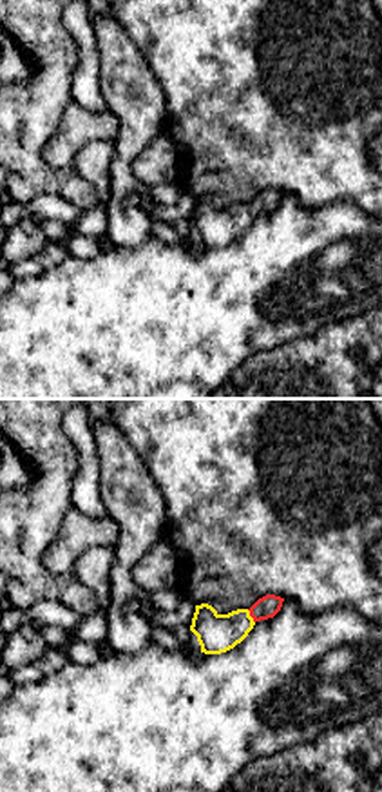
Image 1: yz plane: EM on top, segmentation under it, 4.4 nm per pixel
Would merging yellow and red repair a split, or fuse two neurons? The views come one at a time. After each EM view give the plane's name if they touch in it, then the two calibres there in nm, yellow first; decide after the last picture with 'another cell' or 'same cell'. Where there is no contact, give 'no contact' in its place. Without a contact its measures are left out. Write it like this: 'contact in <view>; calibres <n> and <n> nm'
contact in yz; calibres 180 and 100 nm

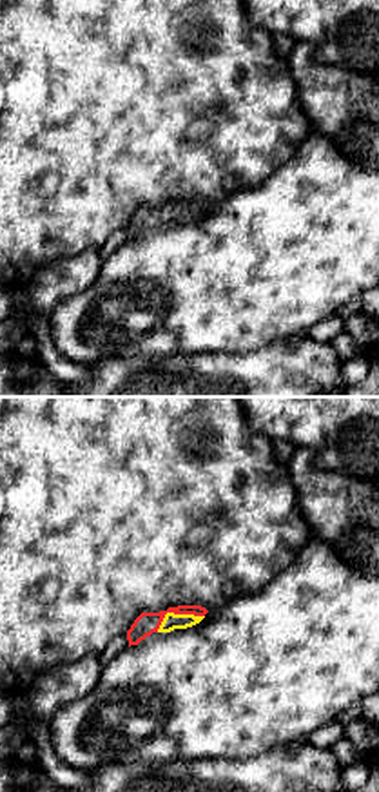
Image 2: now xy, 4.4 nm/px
contact in xy; calibres 70 and 100 nm

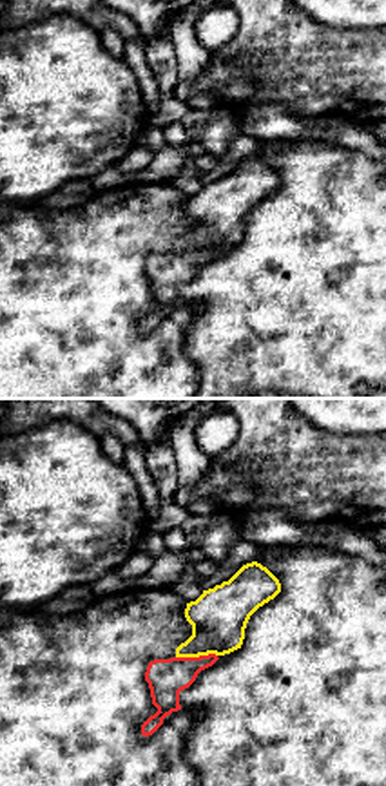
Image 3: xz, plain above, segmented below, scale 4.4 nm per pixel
contact in xz; calibres 240 and 170 nm

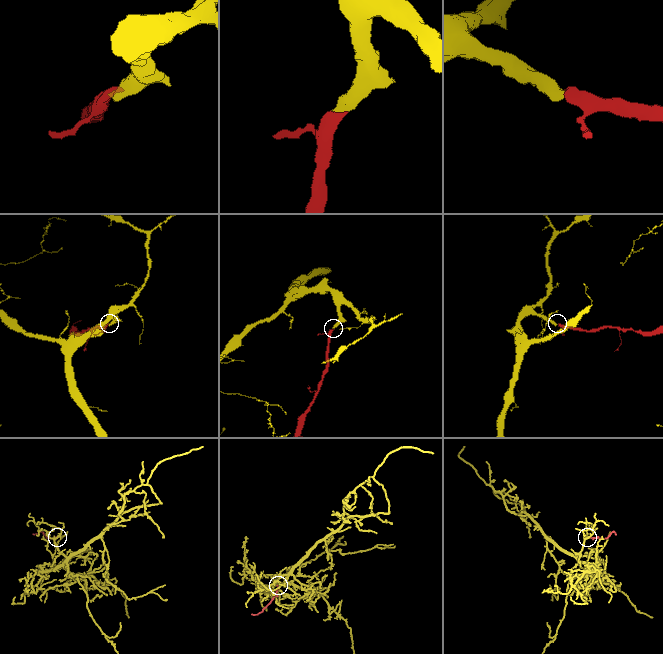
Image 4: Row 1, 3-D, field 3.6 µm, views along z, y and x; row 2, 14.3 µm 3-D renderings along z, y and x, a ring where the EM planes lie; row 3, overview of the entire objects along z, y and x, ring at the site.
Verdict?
same cell

